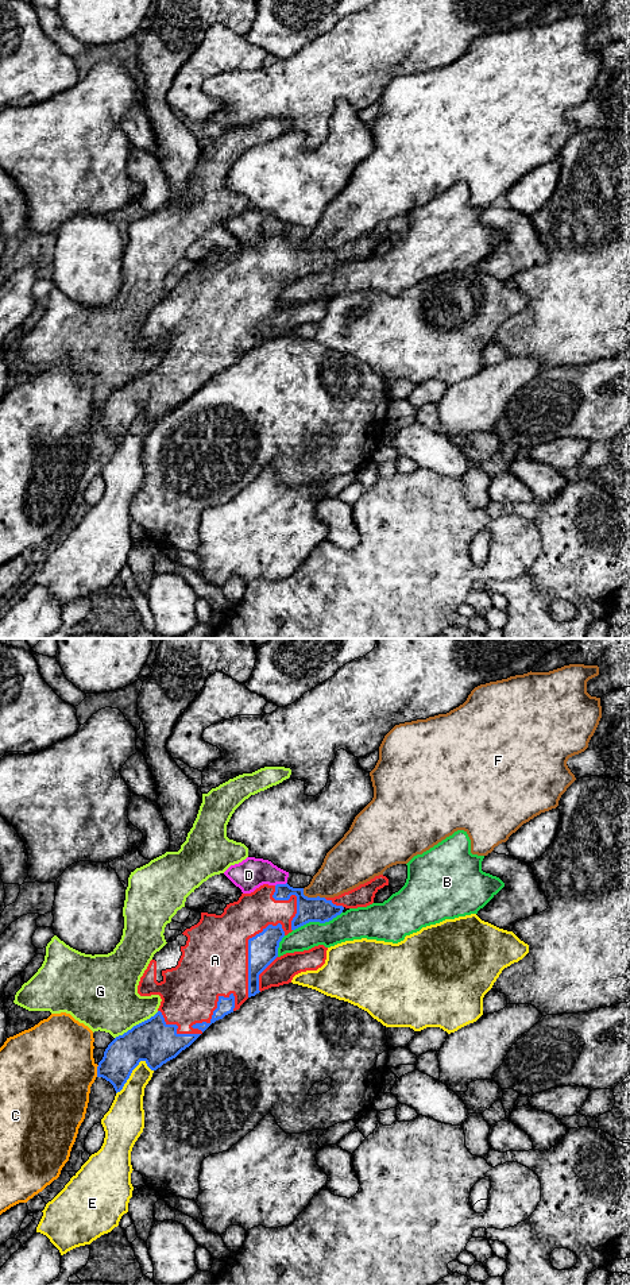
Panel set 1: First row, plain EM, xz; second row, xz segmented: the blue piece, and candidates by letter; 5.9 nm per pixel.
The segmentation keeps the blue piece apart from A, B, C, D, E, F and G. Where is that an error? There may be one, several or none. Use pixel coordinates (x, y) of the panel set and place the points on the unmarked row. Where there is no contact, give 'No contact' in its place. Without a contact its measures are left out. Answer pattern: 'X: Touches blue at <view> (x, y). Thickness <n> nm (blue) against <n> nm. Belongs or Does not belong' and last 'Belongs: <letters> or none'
A: Touches blue at xz (194, 379). Thickness 100 nm (blue) against 340 nm. Belongs
B: Touches blue at xz (317, 273). Thickness 140 nm (blue) against 190 nm. Does not belong
C: Touches blue at xz (97, 423). Thickness 220 nm (blue) against 460 nm. Does not belong
D: Touches blue at xz (281, 236). Thickness 140 nm (blue) against 190 nm. Does not belong
E: Touches blue at xz (130, 427). Thickness 260 nm (blue) against 220 nm. Does not belong
F: Touches blue at xz (312, 250). Thickness 140 nm (blue) against 260 nm. Does not belong
G: Touches blue at xz (136, 377). Thickness 260 nm (blue) against 380 nm. Does not belong
Belongs: A

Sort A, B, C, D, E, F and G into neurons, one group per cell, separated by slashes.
A / B / C / D / E / F / G

